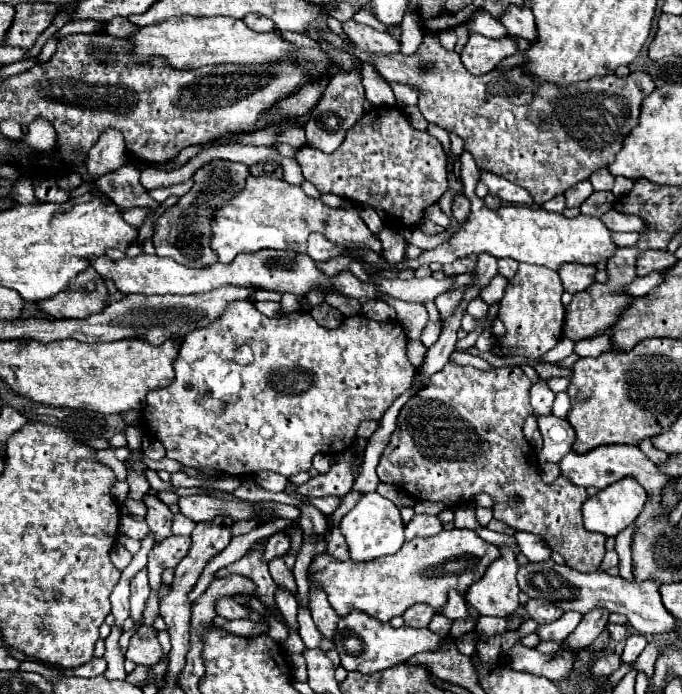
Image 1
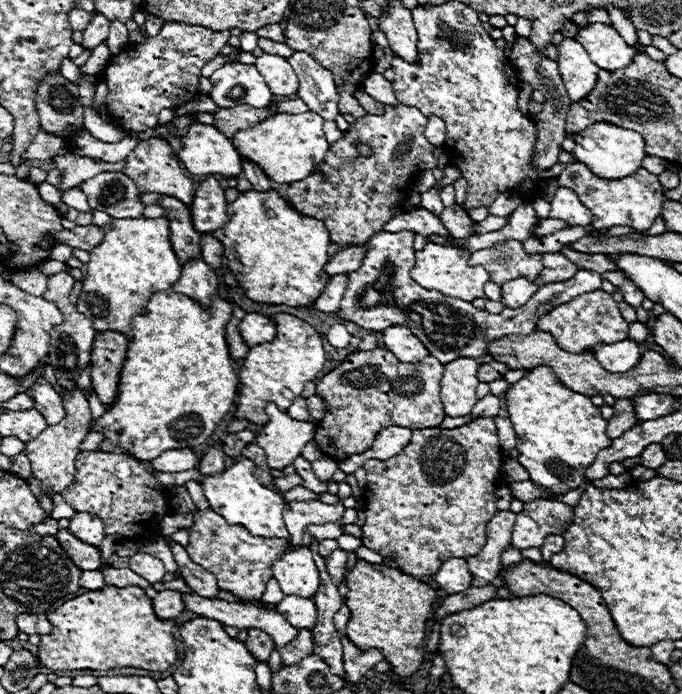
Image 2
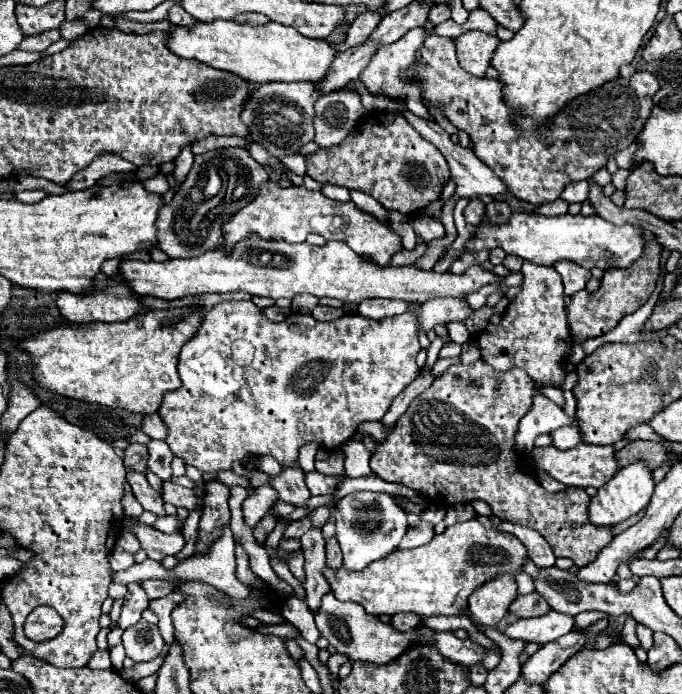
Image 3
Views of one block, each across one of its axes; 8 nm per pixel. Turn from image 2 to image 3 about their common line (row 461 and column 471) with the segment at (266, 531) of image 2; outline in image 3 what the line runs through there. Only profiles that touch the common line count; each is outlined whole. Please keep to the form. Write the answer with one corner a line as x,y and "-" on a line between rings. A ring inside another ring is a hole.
512,212
508,224
494,226
488,220
478,226
474,238
466,244
466,250
476,252
484,248
504,248
506,254
516,254
540,266
552,266
558,260
572,260
588,270
592,268
630,268
644,254
644,230
640,226
616,226
604,218
592,216
536,216
528,212

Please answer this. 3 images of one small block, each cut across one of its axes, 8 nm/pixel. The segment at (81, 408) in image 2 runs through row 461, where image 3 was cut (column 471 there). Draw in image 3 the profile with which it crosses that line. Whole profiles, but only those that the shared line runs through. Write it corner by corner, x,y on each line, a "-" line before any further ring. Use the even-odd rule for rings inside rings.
468,30
456,40
456,54
460,66
472,76
484,76
486,68
490,66
492,52
498,44
498,36
486,34
482,30

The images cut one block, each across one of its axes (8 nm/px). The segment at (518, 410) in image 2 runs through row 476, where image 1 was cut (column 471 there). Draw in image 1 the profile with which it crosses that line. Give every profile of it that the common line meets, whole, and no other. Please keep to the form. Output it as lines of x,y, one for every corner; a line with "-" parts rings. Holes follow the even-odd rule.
442,530
432,538
414,538
406,542
394,556
382,556
370,562
338,562
330,554
320,554
308,568
308,582
324,590
330,606
340,618
352,610
364,612
380,622
402,616
406,608
426,602
438,612
446,604
448,590
466,592
470,584
480,580
492,560
498,558
498,546
484,542
474,530

